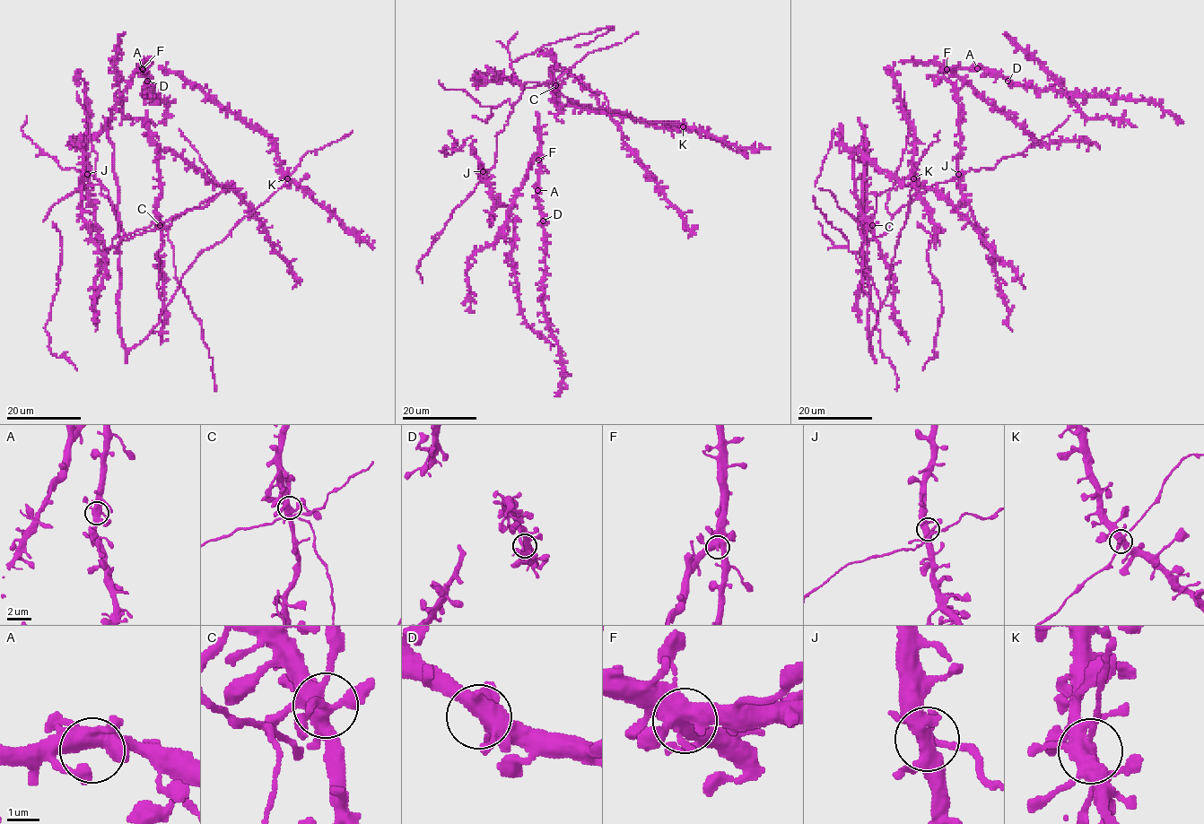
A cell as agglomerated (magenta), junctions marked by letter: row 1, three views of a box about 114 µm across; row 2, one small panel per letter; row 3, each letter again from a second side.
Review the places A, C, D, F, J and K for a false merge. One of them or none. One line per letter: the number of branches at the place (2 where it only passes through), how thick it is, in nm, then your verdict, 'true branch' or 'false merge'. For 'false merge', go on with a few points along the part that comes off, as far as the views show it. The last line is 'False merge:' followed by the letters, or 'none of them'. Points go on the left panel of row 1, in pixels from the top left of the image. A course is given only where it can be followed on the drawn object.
A: 5 | 440 nm | true branch
C: 8 | 440 nm | true branch
D: 5 | 440 nm | true branch
F: 6 | 550 nm | true branch
J: 6 | 460 nm | true branch
K: 7 | 440 nm | true branch
False merge: none of them

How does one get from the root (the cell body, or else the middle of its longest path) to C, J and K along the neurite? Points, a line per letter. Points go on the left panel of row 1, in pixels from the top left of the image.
C: (234, 228), (196, 258), (163, 308), (160, 322), (127, 351), (118, 314), (119, 244), (160, 225)
J: (234, 228), (196, 258), (160, 322), (127, 351), (118, 314), (119, 244), (127, 238), (100, 180), (87, 174)
K: (234, 228), (280, 188), (287, 178)

